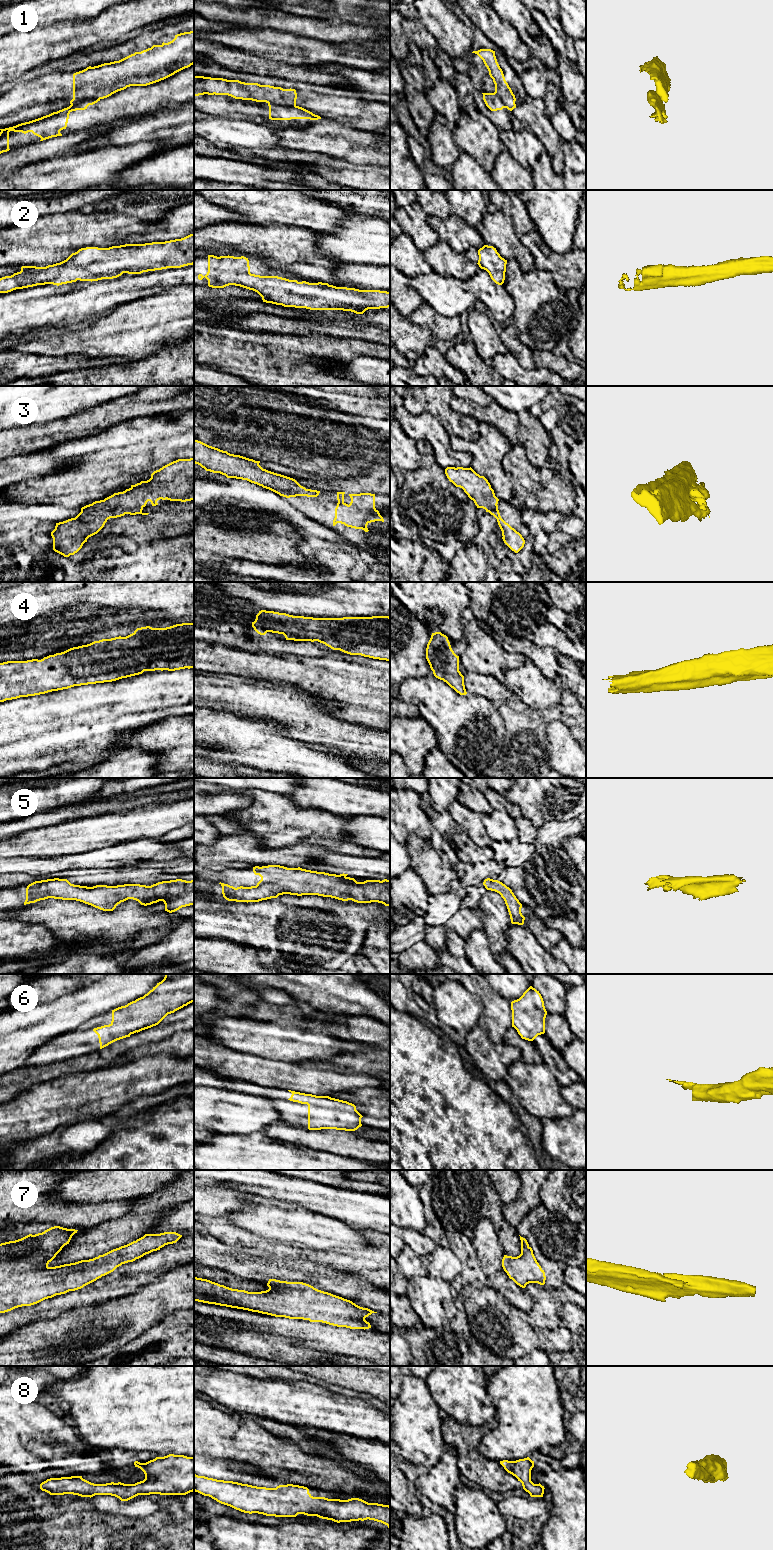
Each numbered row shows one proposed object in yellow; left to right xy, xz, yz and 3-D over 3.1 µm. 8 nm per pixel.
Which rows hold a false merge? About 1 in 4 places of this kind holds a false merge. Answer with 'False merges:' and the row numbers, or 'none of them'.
False merges: 1

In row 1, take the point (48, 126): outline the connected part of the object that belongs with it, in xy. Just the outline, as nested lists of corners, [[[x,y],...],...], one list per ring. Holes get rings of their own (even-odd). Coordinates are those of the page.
[[[85,99],[76,105],[70,105],[67,108],[53,112],[41,118],[21,123],[13,127],[0,129],[0,154],[9,151],[9,132],[22,132],[24,134],[32,132],[41,138],[40,141],[62,136],[61,130],[66,129],[69,114],[76,110],[85,110],[89,105],[93,105],[100,99]]]

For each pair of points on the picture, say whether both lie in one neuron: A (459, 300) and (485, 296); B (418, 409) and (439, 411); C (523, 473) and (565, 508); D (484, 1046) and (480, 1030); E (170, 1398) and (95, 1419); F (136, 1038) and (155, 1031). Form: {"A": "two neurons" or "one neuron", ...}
{"A": "two neurons", "B": "two neurons", "C": "one neuron", "D": "one neuron", "E": "one neuron", "F": "one neuron"}

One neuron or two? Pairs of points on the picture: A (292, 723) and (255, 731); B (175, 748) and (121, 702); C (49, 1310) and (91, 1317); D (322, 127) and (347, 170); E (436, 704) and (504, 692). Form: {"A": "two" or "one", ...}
{"A": "two", "B": "two", "C": "two", "D": "two", "E": "two"}

